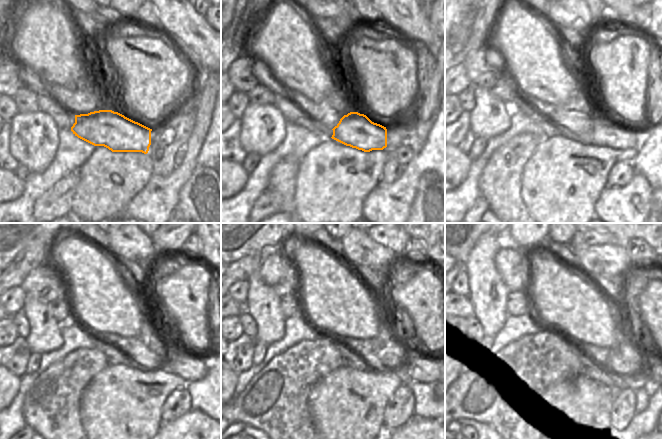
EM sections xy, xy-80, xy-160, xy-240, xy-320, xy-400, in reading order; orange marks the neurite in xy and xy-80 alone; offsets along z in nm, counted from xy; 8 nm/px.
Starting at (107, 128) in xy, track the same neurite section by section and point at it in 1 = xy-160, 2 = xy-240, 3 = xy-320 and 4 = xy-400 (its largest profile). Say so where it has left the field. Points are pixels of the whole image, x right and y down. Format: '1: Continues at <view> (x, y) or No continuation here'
1: Continues at xy-160 (607, 134)
2: Continues at xy-240 (190, 367)
3: Continues at xy-320 (415, 367)
4: Continues at xy-400 (648, 363).

